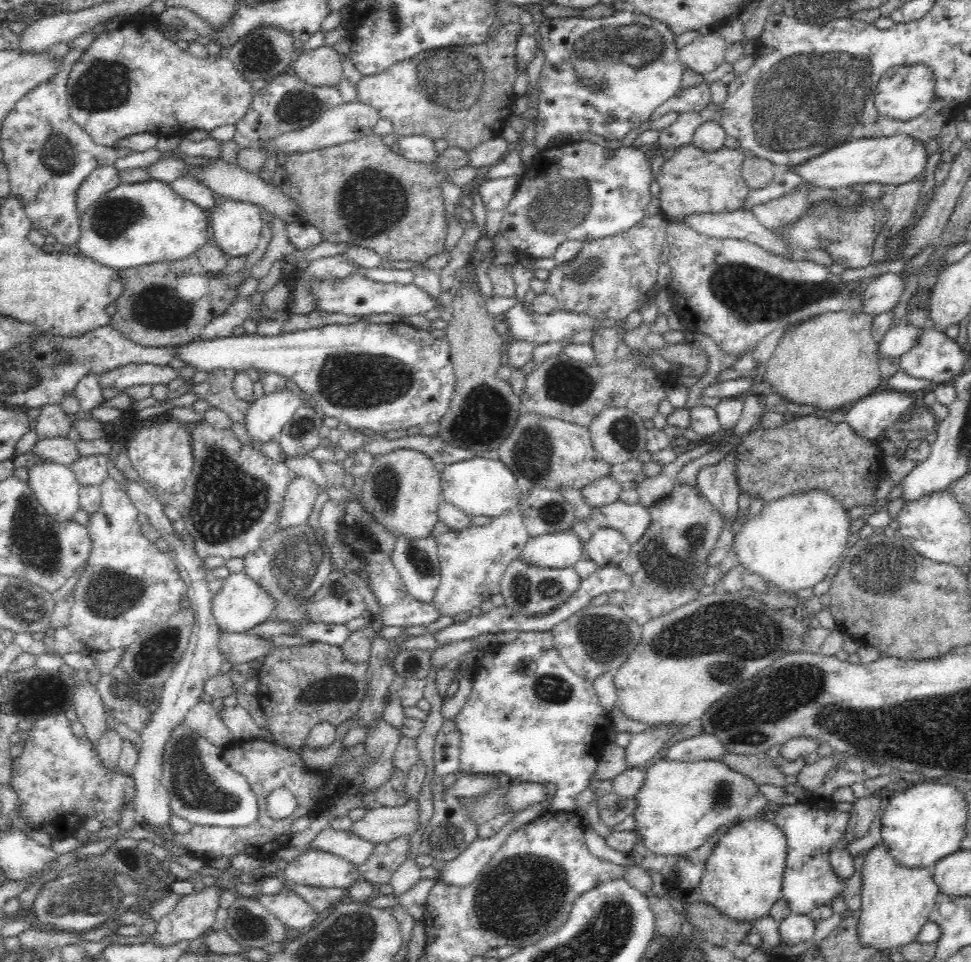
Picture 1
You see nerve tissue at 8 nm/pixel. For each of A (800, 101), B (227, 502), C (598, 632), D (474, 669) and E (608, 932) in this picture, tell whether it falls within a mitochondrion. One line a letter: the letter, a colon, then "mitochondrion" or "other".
A: mitochondrion
B: mitochondrion
C: mitochondrion
D: other
E: mitochondrion

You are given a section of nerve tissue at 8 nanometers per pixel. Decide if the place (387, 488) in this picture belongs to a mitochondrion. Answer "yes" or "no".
yes

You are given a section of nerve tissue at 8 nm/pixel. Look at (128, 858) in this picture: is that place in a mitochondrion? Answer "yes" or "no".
yes

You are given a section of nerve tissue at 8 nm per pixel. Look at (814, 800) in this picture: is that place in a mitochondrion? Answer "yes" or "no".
no

